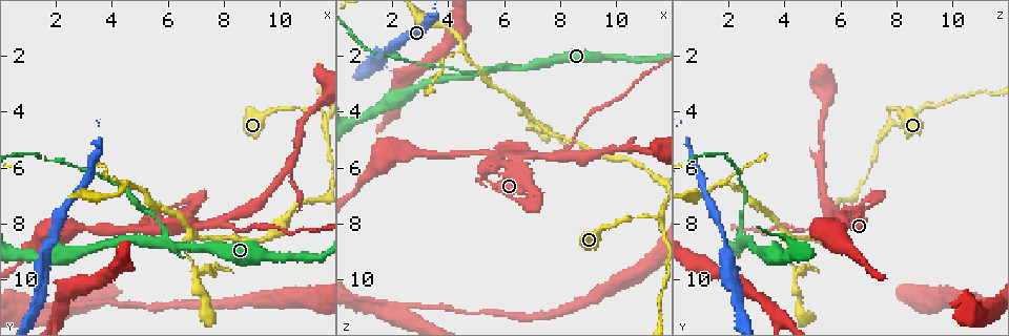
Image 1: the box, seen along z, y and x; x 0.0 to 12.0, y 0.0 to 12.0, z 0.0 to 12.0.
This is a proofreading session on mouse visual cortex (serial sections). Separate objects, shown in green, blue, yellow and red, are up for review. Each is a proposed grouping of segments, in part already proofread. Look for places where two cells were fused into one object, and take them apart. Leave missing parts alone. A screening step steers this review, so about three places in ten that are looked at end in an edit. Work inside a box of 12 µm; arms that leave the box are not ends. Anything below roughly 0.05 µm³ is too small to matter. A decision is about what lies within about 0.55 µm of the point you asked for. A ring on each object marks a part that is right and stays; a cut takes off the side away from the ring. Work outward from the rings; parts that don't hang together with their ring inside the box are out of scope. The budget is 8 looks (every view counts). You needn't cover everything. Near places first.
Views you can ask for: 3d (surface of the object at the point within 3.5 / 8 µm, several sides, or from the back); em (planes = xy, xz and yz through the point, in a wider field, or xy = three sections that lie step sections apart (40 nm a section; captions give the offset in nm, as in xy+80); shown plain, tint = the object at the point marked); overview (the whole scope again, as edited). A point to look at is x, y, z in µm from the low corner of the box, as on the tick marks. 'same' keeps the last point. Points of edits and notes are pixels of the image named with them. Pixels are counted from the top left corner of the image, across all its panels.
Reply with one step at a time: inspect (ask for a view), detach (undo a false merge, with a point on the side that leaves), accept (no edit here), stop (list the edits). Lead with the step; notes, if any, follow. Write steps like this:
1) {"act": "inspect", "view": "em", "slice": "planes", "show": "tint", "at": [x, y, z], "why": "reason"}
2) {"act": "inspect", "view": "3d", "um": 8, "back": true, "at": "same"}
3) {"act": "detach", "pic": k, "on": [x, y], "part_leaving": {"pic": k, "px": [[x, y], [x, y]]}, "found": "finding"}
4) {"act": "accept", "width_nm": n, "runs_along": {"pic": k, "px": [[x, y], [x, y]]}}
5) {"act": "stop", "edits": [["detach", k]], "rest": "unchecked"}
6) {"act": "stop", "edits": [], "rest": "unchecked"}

{"act": "inspect", "view": "3d", "um": 3.5, "back": true, "at": [1.6, 9.3, 2.1], "why": "a fork"}

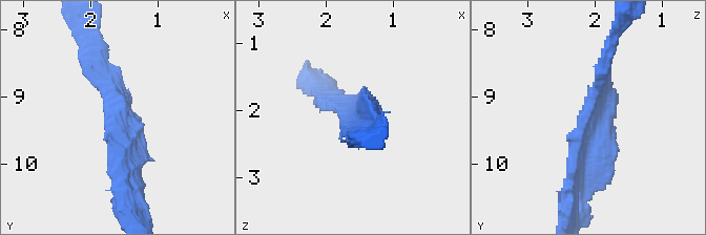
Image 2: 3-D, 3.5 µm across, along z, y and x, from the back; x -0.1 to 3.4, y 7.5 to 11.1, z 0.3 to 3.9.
{"act": "inspect", "view": "em", "slice": "xy", "step": 3, "show": "tint", "at": [1.55, 9.30, 2.05]}

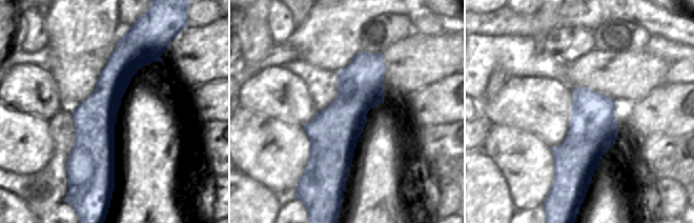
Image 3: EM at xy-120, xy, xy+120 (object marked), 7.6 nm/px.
{"act": "accept", "width_nm": 380, "runs_along": {"pic": 3, "px": [[122, 43], [102, 105], [110, 179]]}, "found": "all the same cell"}

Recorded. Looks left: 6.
{"act": "inspect", "view": "3d", "um": 3.5, "at": [7.7, 8.0, 5.7], "why": "two arms in line, one across"}

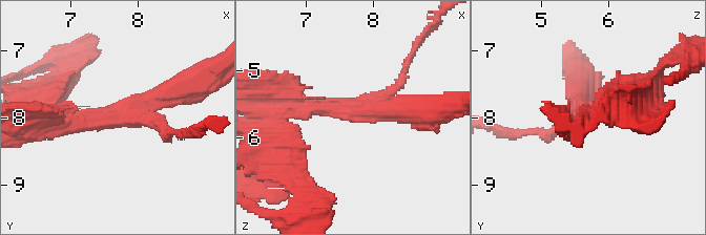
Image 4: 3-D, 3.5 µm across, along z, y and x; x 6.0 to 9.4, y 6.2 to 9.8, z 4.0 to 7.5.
{"act": "inspect", "view": "em", "slice": "xy", "step": 3, "show": "plain", "at": [7.75, 7.95, 5.60]}

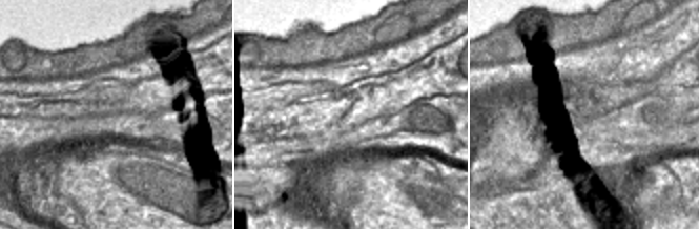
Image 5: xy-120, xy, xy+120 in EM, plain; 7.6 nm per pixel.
{"act": "inspect", "view": "em", "slice": "xy", "step": 3, "show": "tint", "at": "same"}

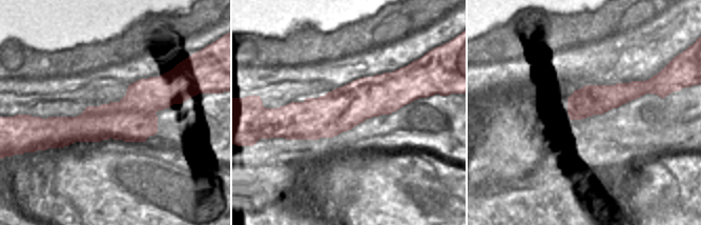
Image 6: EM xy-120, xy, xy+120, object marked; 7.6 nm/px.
{"act": "accept", "arms": 3, "arm_widths_nm": [150, 250, 350], "runs_along": {"pic": 4, "px": [[53, 116], [104, 120], [185, 87]]}, "found": "one cell here"}

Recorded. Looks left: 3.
{"act": "inspect", "view": "3d", "um": 3.5, "back": true, "at": [7.1, 7.0, 7.1], "why": "sudden change in width"}

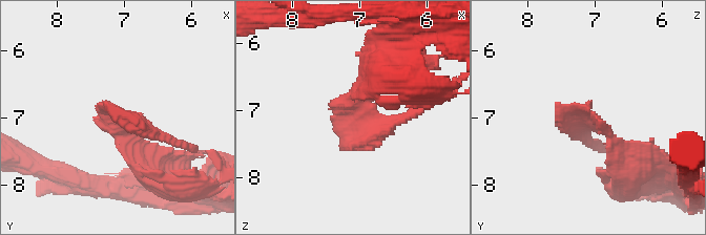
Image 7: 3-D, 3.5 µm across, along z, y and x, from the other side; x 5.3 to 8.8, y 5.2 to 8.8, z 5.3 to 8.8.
{"act": "inspect", "view": "em", "slice": "planes", "show": "tint", "at": [7.00, 7.10, 7.05]}

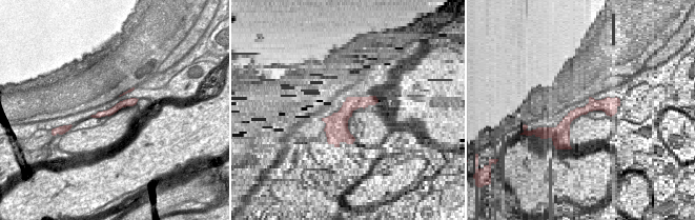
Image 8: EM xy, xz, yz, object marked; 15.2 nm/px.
{"act": "accept", "runs_along": {"pic": 8, "px": [[135, 100], [98, 115]]}, "found": "all the same cell"}

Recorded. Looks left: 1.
{"act": "stop", "edits": [], "rest": "unchecked"}

